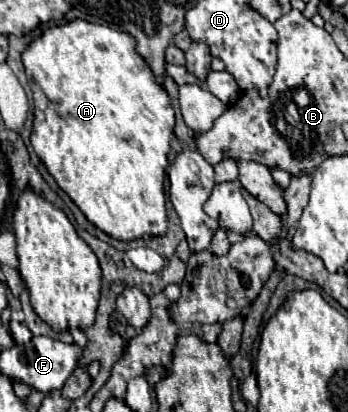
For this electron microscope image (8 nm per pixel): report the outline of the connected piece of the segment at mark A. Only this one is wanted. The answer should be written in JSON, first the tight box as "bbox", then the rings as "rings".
{"bbox":[23,19,175,241],"rings":[[[71,19],[65,25],[53,25],[47,27],[41,37],[33,39],[25,53],[23,53],[23,65],[25,73],[29,79],[29,87],[33,91],[33,133],[31,133],[31,145],[35,153],[43,159],[45,167],[49,173],[55,177],[57,185],[75,201],[75,205],[85,213],[85,217],[105,231],[107,235],[119,239],[119,241],[131,241],[137,237],[147,237],[147,235],[163,235],[167,231],[167,215],[165,215],[165,169],[169,165],[167,153],[171,149],[171,139],[173,139],[173,127],[175,127],[175,113],[173,105],[169,99],[169,93],[165,91],[163,85],[157,83],[155,75],[151,73],[151,67],[139,53],[135,51],[135,37],[131,37],[125,31],[113,29],[109,25],[101,23],[89,23],[85,19]]]}

